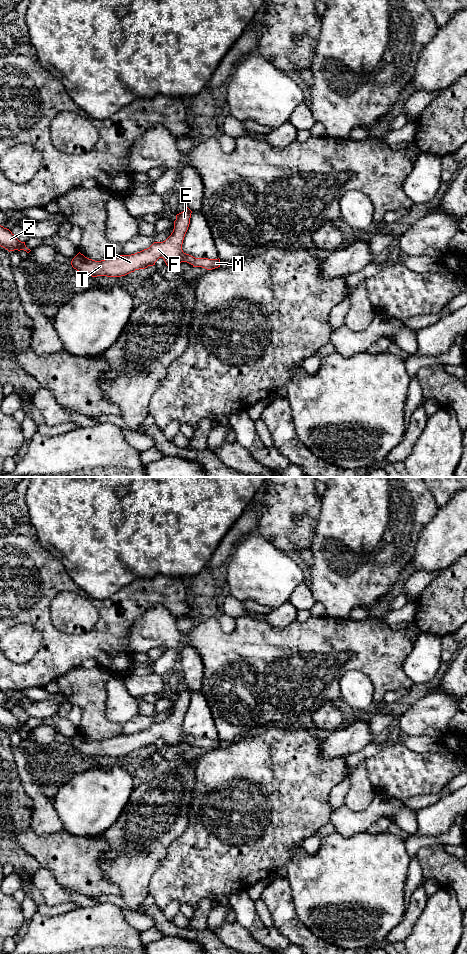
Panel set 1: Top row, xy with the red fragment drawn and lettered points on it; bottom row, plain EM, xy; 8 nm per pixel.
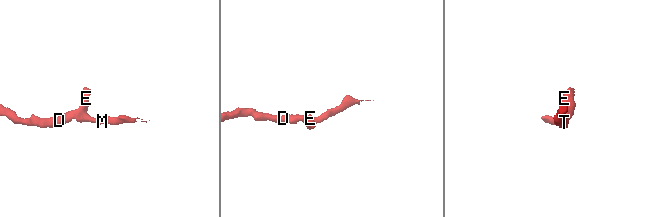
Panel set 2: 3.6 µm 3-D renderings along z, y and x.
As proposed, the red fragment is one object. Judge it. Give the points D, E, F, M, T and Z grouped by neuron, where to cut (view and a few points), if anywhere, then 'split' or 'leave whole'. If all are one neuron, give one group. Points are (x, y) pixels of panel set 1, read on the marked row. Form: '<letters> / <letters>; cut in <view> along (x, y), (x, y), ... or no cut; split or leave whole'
D E F M T Z; no cut; leave whole

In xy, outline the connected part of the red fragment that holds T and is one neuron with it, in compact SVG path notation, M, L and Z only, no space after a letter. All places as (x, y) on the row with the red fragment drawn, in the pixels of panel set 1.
M187 207L176 215L174 229L163 242L154 242L149 248L131 255L120 255L101 261L85 257L80 252L72 259L71 265L77 271L88 276L121 277L135 270L145 269L155 265L159 258L163 258L166 265L187 262L193 267L212 270L220 267L220 259L195 258L182 250L185 234L190 224L192 211Z

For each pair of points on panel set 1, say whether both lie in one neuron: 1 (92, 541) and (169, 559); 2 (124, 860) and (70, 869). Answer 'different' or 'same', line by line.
1: same
2: different

